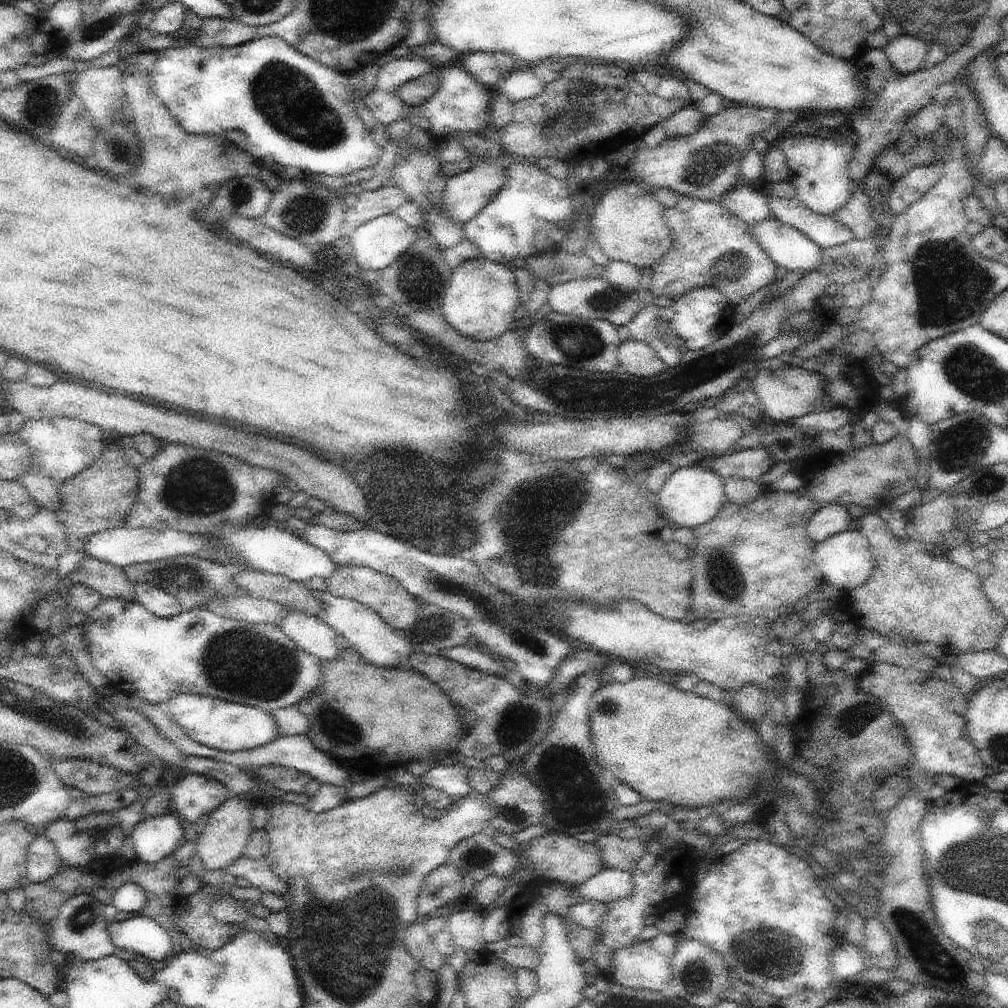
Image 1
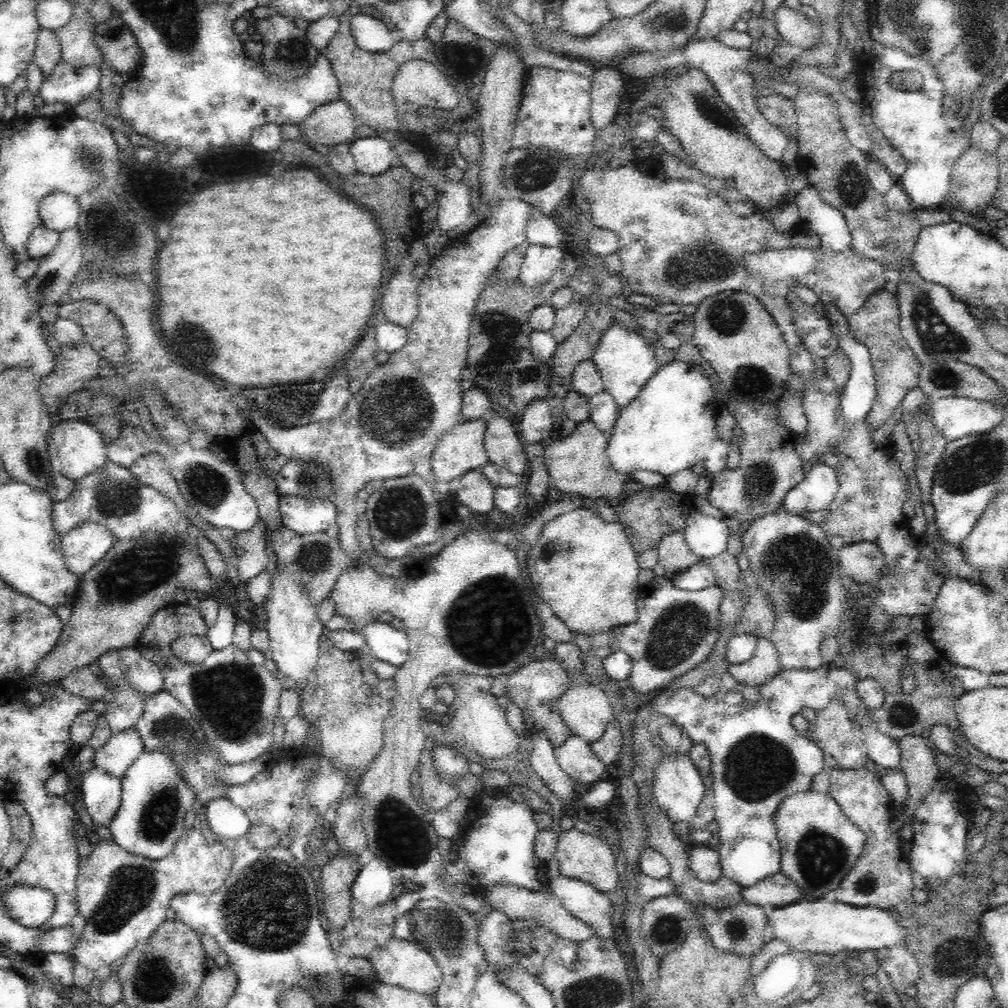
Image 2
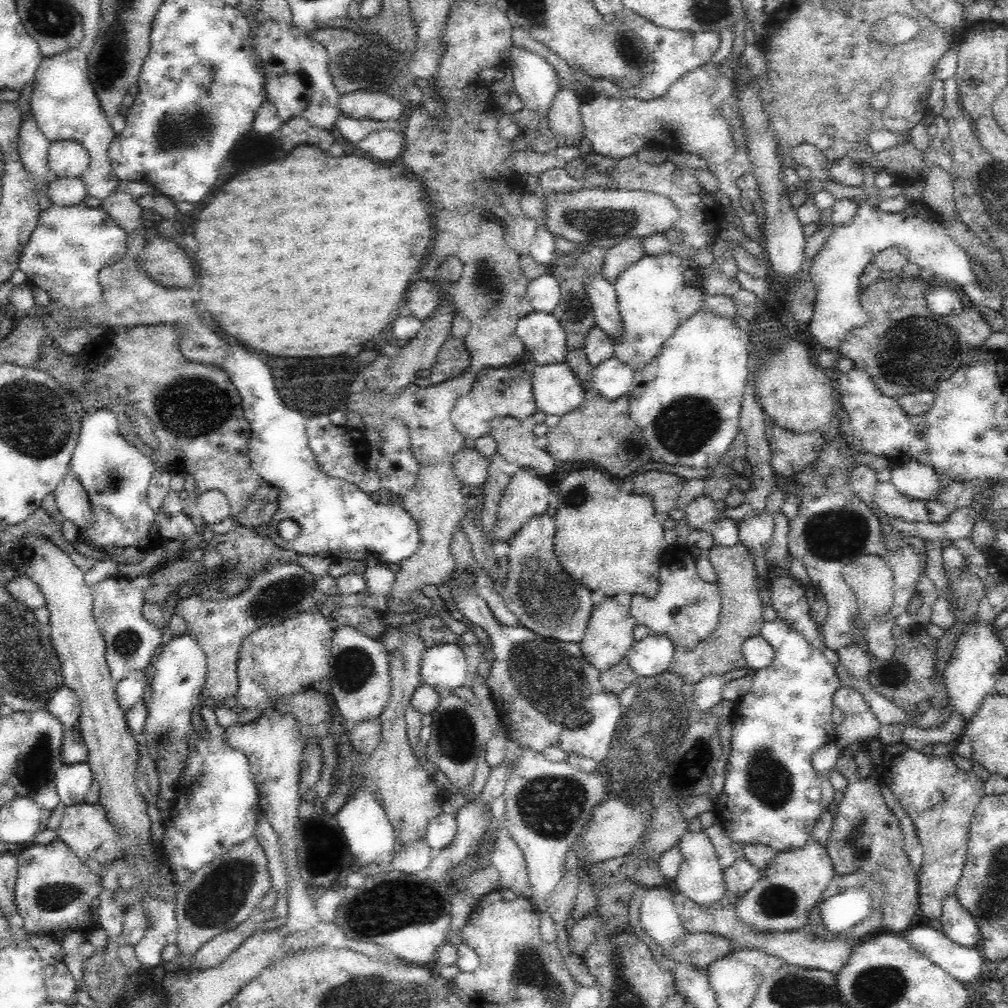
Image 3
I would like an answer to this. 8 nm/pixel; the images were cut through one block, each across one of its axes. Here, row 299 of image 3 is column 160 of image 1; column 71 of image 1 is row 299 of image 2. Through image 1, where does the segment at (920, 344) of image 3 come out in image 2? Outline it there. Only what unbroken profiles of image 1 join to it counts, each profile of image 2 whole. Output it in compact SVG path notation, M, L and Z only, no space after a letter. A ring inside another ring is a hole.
M885 289L872 293L866 302L856 311L856 314L846 317L849 328L854 332L854 340L869 350L874 367L876 381L876 400L865 418L865 427L873 432L880 428L894 409L901 404L904 396L918 386L918 375L921 363L908 347L900 330L900 311L898 297Z

